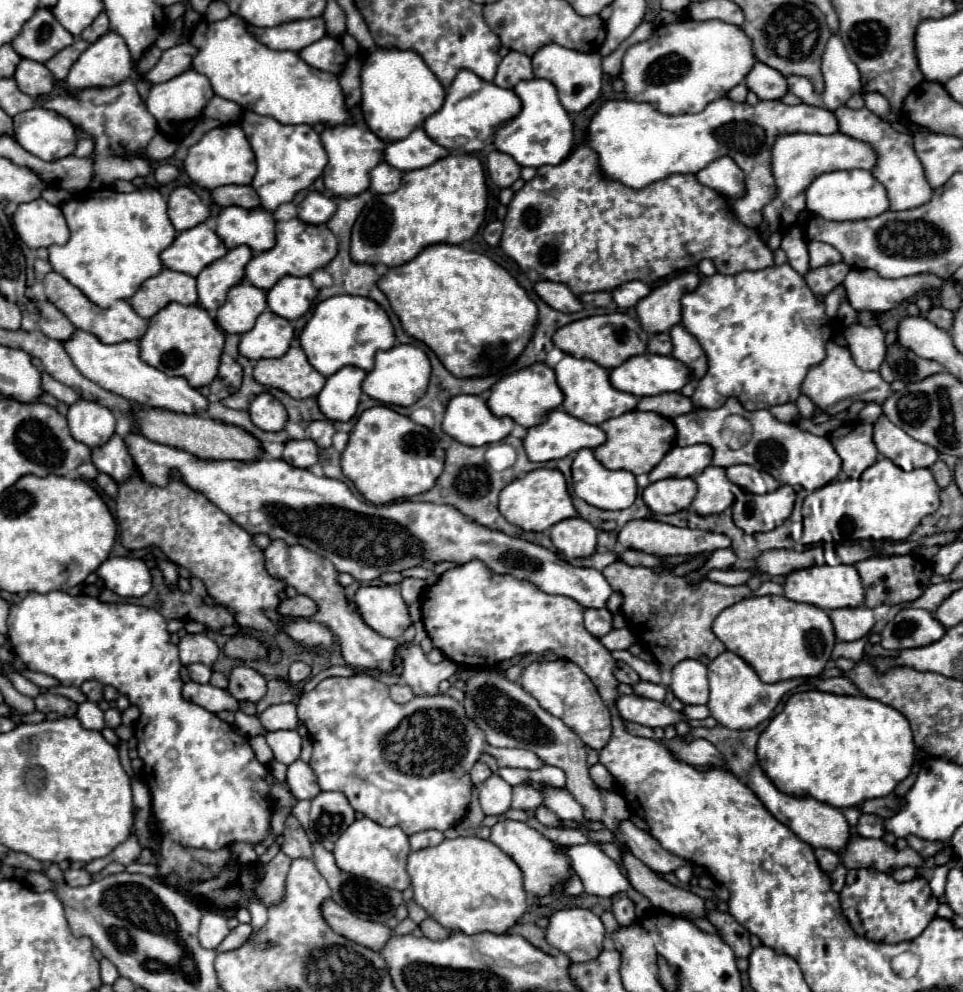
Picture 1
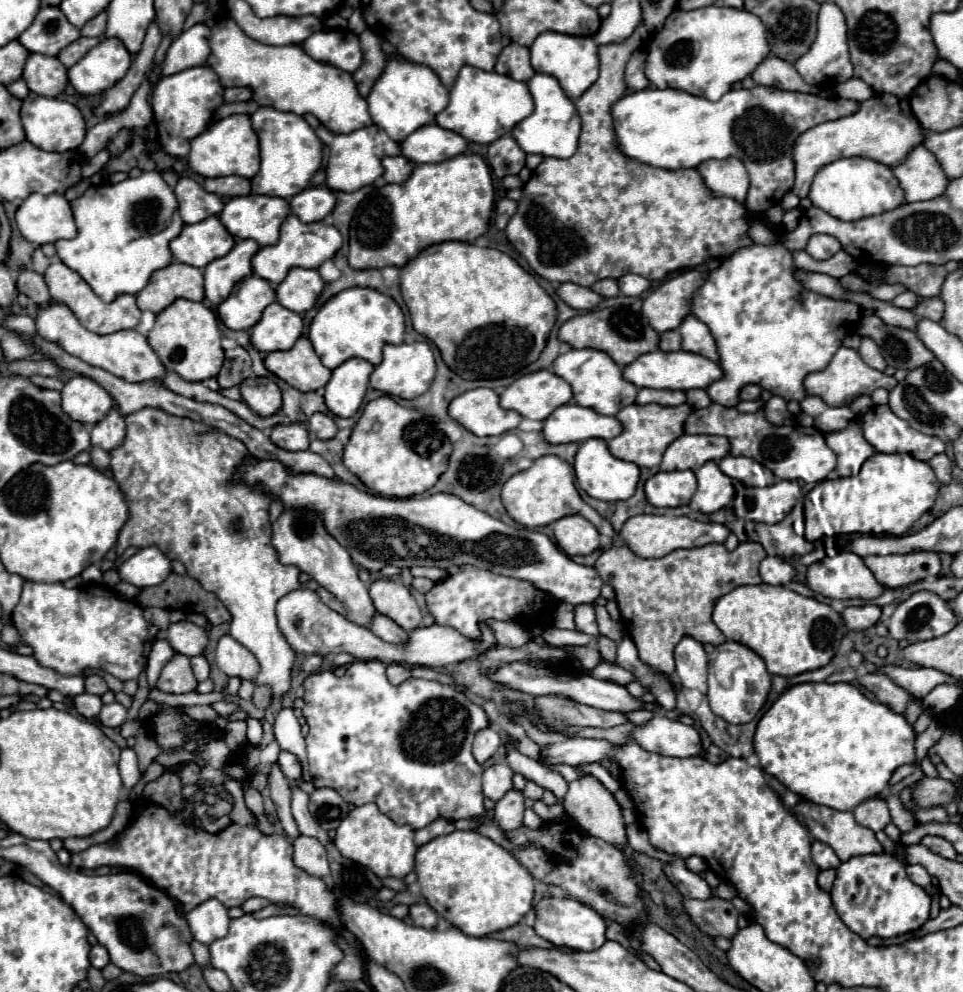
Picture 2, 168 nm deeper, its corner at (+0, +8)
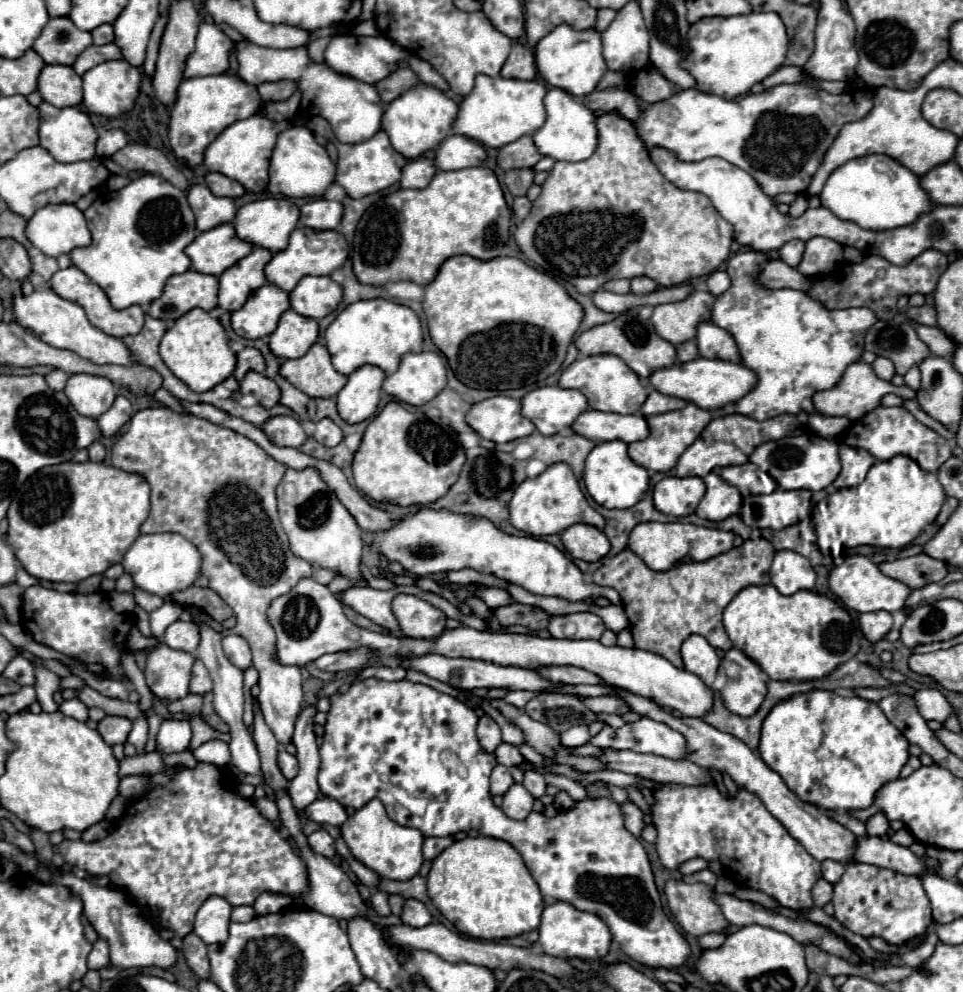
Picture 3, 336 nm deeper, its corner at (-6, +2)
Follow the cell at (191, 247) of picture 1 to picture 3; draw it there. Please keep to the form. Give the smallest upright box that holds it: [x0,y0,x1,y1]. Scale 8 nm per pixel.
[185,223,253,277]

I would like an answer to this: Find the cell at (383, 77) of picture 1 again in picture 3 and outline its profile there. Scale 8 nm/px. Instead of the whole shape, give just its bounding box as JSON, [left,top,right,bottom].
[383,83,459,159]

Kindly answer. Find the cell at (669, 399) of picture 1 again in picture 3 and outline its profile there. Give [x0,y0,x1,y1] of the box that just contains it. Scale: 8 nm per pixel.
[641,391,687,417]

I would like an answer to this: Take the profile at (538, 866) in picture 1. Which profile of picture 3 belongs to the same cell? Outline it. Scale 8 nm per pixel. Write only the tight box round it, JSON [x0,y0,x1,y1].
[501,783,533,819]

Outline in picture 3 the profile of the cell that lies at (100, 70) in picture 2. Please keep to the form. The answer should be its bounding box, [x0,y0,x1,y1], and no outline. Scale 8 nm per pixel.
[83,59,141,117]

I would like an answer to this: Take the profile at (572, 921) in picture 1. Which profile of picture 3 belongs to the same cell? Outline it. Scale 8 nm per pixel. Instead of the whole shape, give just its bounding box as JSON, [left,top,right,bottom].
[539,903,611,959]

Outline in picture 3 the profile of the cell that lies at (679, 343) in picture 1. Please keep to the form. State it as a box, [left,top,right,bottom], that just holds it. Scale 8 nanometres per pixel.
[697,321,741,363]

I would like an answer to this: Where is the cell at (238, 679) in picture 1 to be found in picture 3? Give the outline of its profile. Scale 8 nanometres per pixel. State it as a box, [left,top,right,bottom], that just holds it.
[223,635,251,669]

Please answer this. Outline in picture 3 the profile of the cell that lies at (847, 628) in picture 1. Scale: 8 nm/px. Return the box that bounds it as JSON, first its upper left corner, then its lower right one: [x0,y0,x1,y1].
[859,611,893,643]

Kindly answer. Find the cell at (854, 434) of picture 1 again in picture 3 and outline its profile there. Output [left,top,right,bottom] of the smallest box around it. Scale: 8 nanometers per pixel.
[833,445,875,489]

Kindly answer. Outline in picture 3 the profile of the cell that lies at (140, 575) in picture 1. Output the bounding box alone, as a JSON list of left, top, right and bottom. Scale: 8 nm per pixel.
[123,533,201,597]

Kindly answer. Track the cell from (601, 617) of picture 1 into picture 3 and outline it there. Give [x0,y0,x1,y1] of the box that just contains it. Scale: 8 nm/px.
[547,613,605,639]

